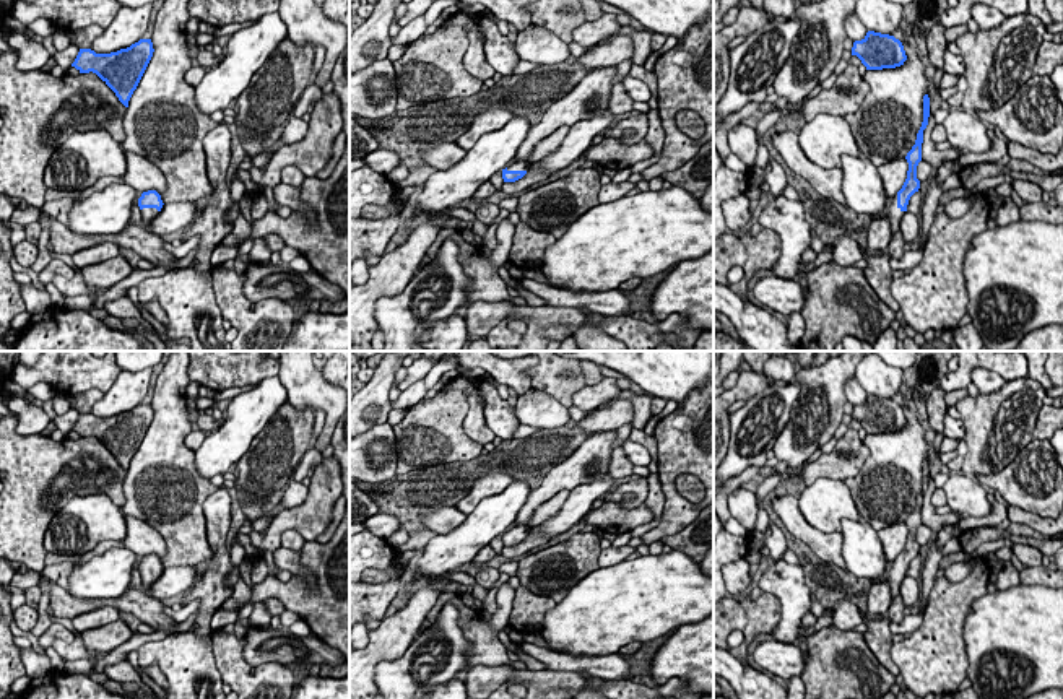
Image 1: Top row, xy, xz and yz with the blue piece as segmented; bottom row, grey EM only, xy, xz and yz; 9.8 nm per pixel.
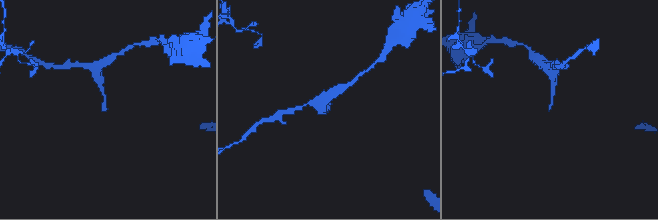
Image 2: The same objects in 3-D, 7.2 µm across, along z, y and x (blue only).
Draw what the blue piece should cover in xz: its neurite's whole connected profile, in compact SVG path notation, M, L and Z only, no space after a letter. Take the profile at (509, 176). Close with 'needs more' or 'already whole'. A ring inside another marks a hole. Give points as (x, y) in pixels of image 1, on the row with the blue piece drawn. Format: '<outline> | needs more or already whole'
M515 161L514 164L502 169L504 182L515 182L522 179L530 169L532 163Z | needs more

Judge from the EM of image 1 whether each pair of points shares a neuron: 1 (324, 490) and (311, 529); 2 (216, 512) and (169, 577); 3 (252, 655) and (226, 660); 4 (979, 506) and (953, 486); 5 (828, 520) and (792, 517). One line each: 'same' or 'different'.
1: same
2: different
3: different
4: same
5: different

